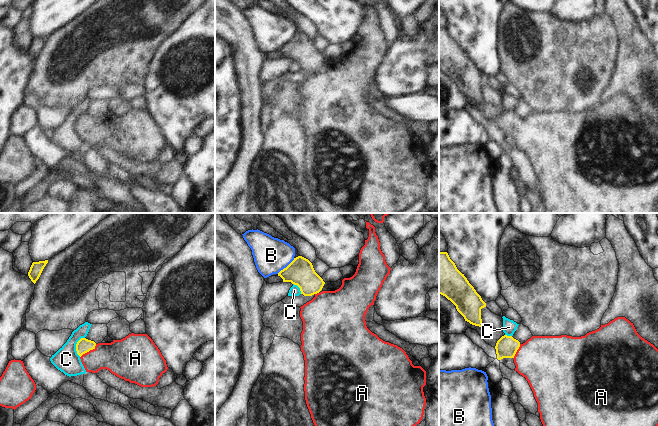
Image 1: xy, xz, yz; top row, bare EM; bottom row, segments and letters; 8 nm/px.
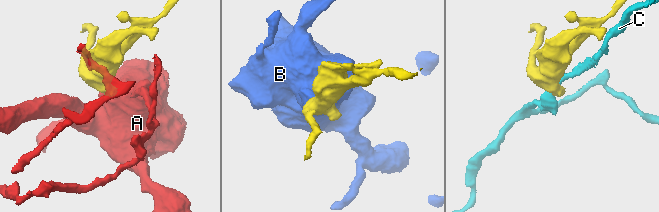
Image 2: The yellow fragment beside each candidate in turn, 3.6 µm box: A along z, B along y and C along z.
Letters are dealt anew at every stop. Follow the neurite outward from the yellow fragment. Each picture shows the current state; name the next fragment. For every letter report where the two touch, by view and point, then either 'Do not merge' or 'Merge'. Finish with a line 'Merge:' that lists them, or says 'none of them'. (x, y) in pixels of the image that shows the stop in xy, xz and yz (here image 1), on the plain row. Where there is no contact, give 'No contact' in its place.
A: Touches yellow at xy (88, 127). Merge
B: Touches yellow at xz (286, 43). Do not merge
C: Touches yellow at xy (76, 122). Do not merge
Merge: A.

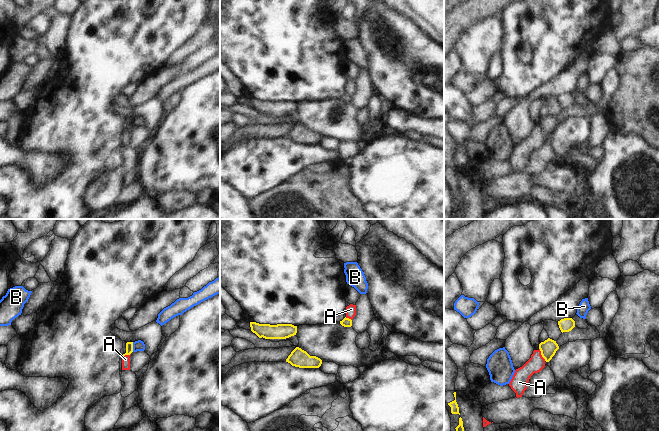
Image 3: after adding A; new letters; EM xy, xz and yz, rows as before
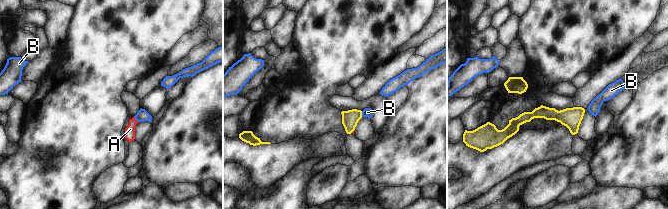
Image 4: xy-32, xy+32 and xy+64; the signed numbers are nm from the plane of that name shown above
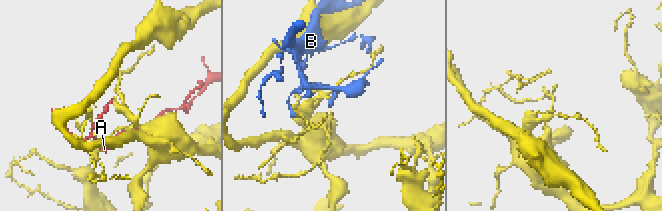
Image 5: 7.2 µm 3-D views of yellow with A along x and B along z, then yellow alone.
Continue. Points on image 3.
A: Touches yellow at yz (541, 130). Do not merge
B: Touches yellow at xy (132, 123). Do not merge
Merge: none of them.

